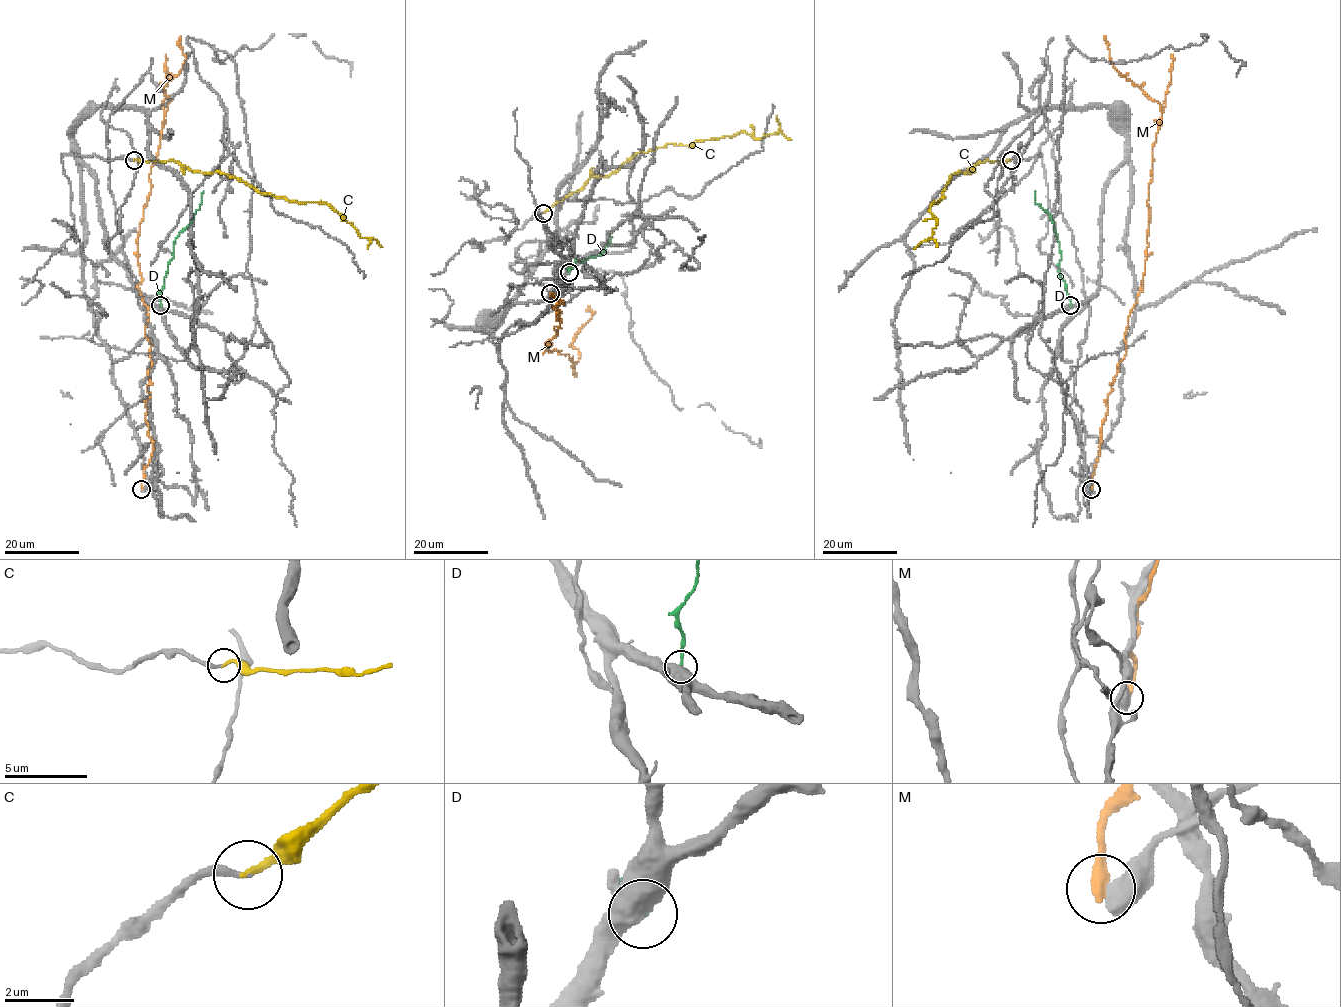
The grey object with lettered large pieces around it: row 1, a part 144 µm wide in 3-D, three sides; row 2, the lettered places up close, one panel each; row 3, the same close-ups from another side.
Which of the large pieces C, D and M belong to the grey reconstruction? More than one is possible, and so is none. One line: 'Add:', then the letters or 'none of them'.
Add: C

